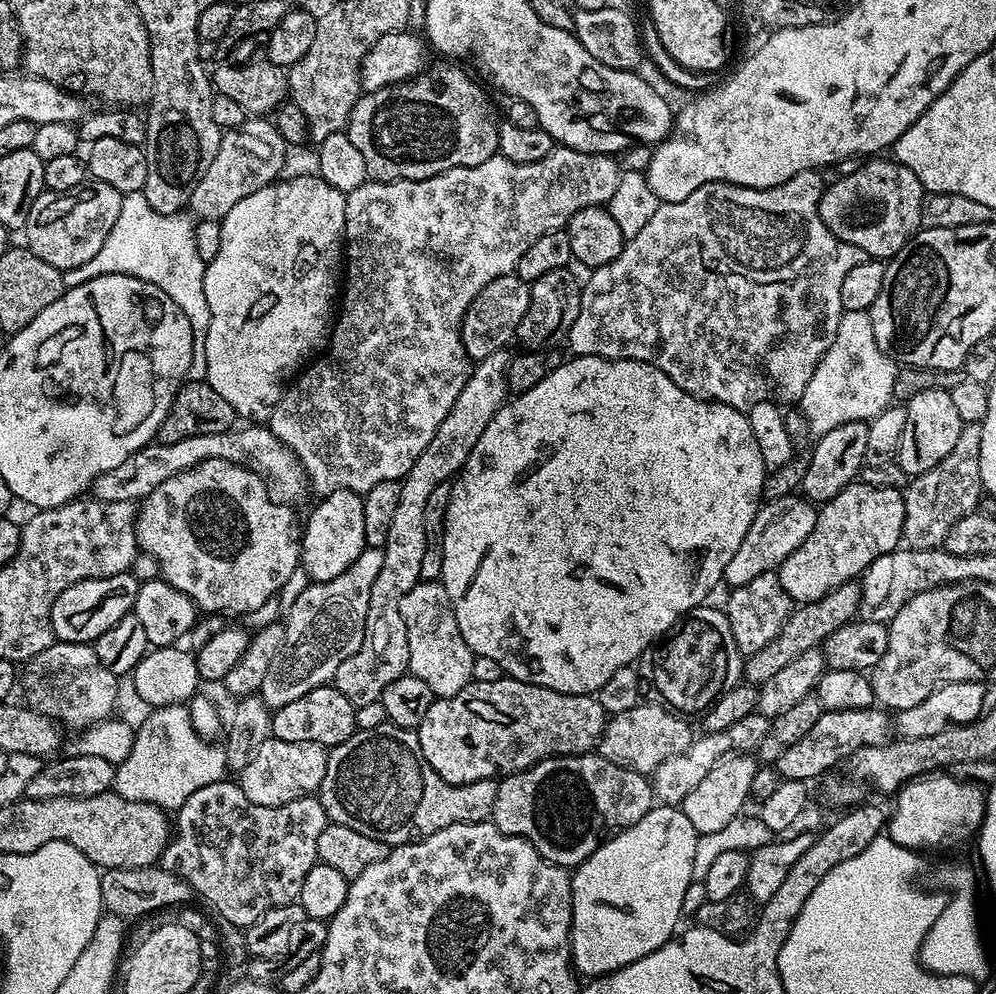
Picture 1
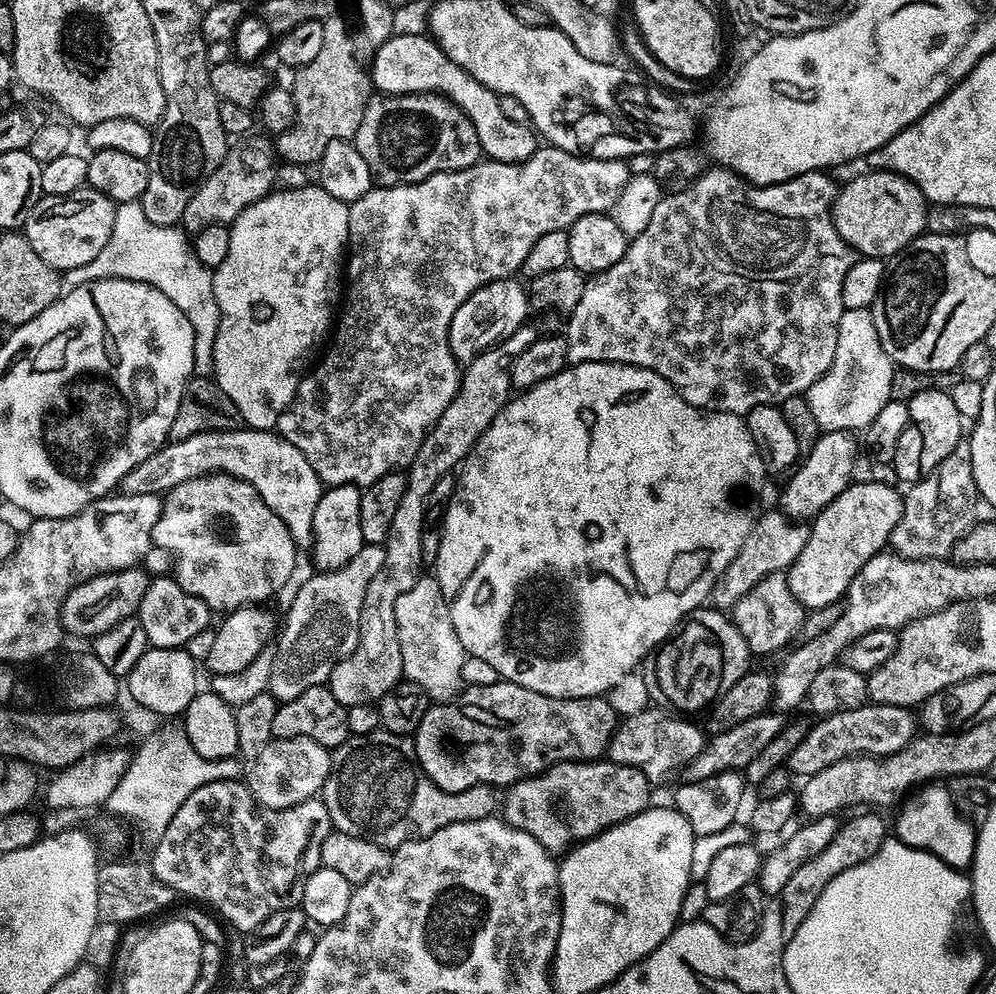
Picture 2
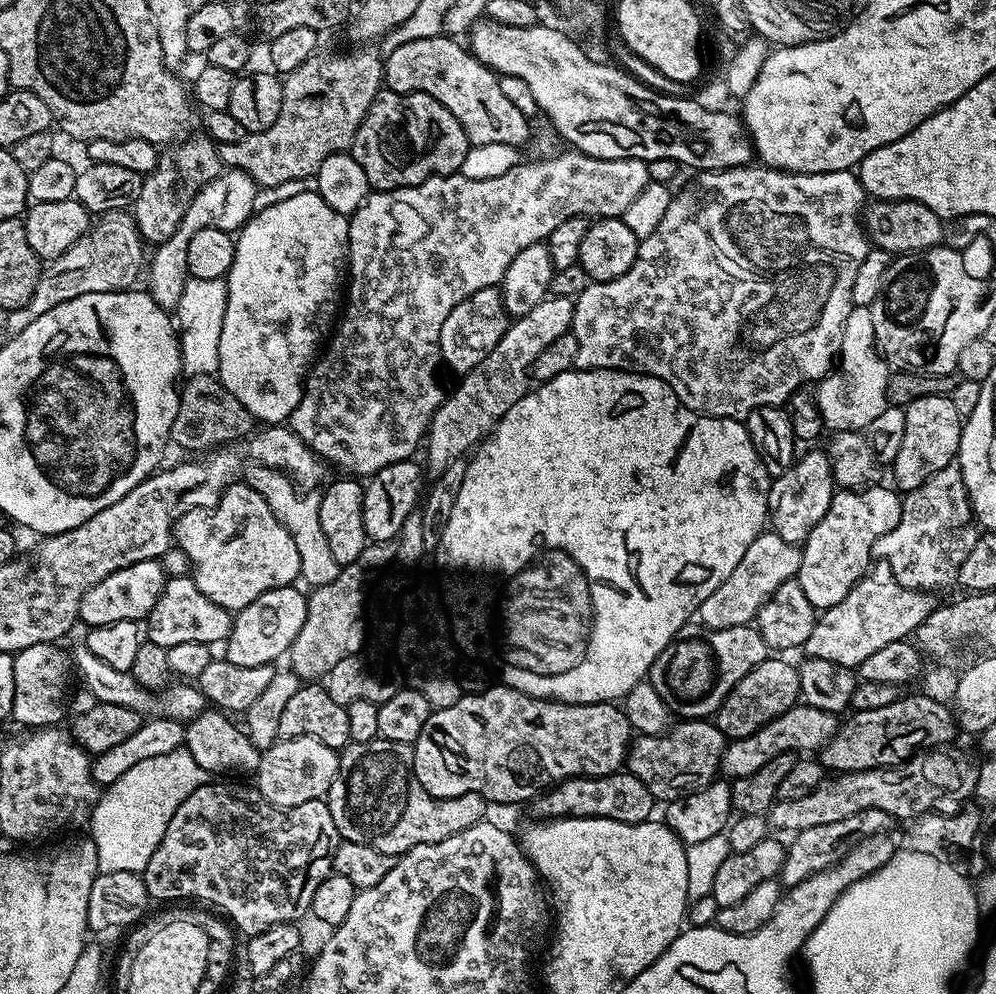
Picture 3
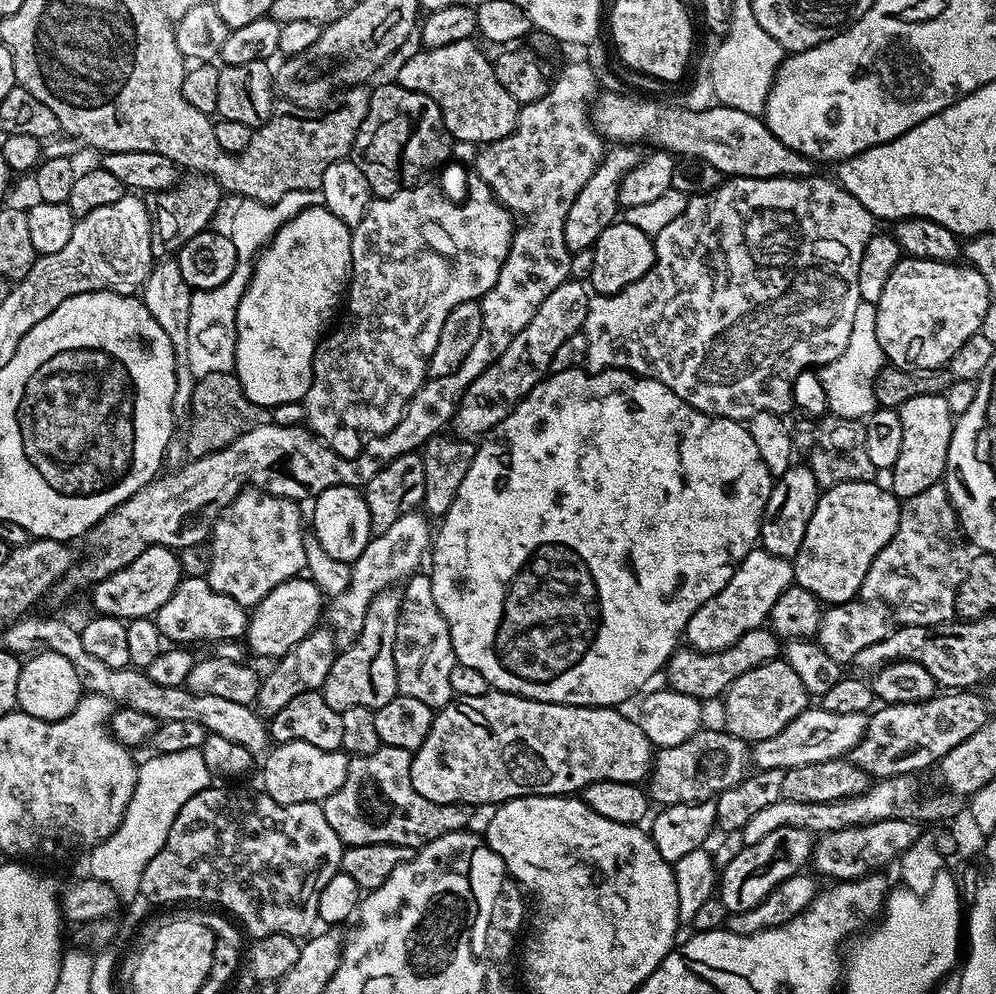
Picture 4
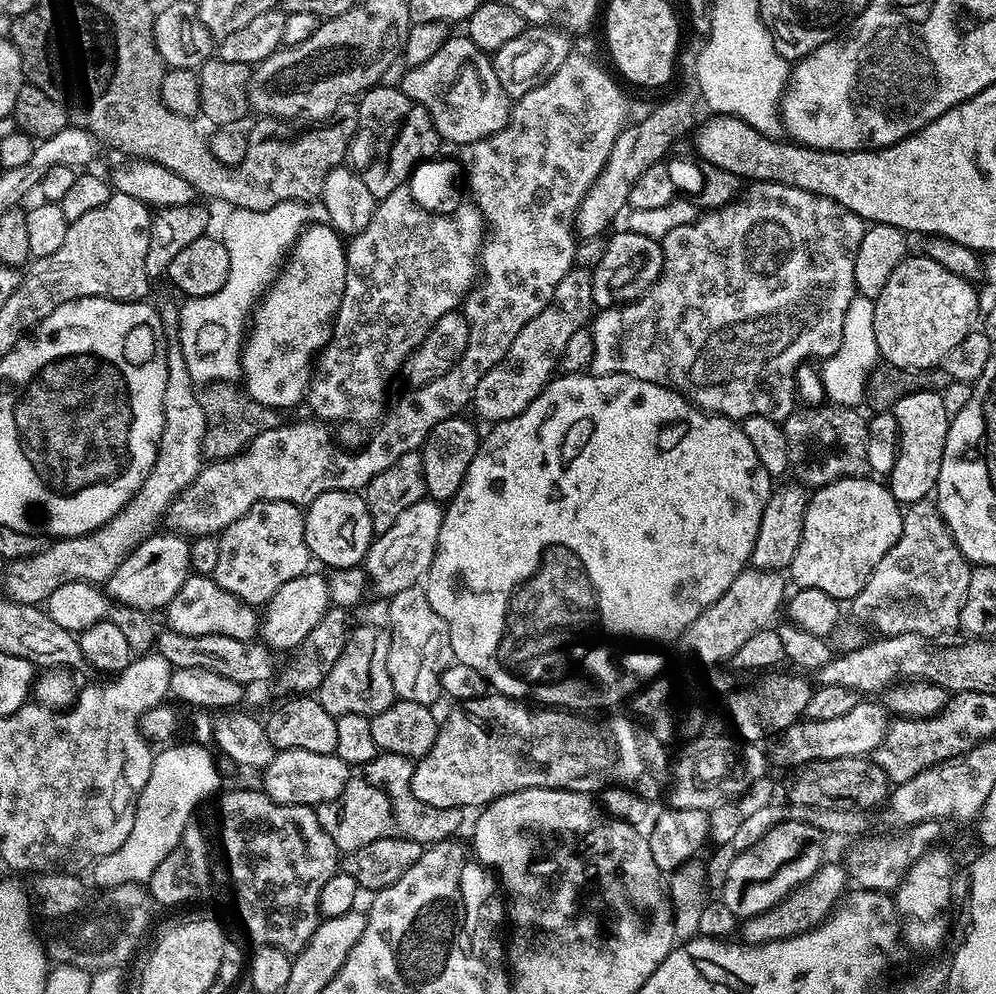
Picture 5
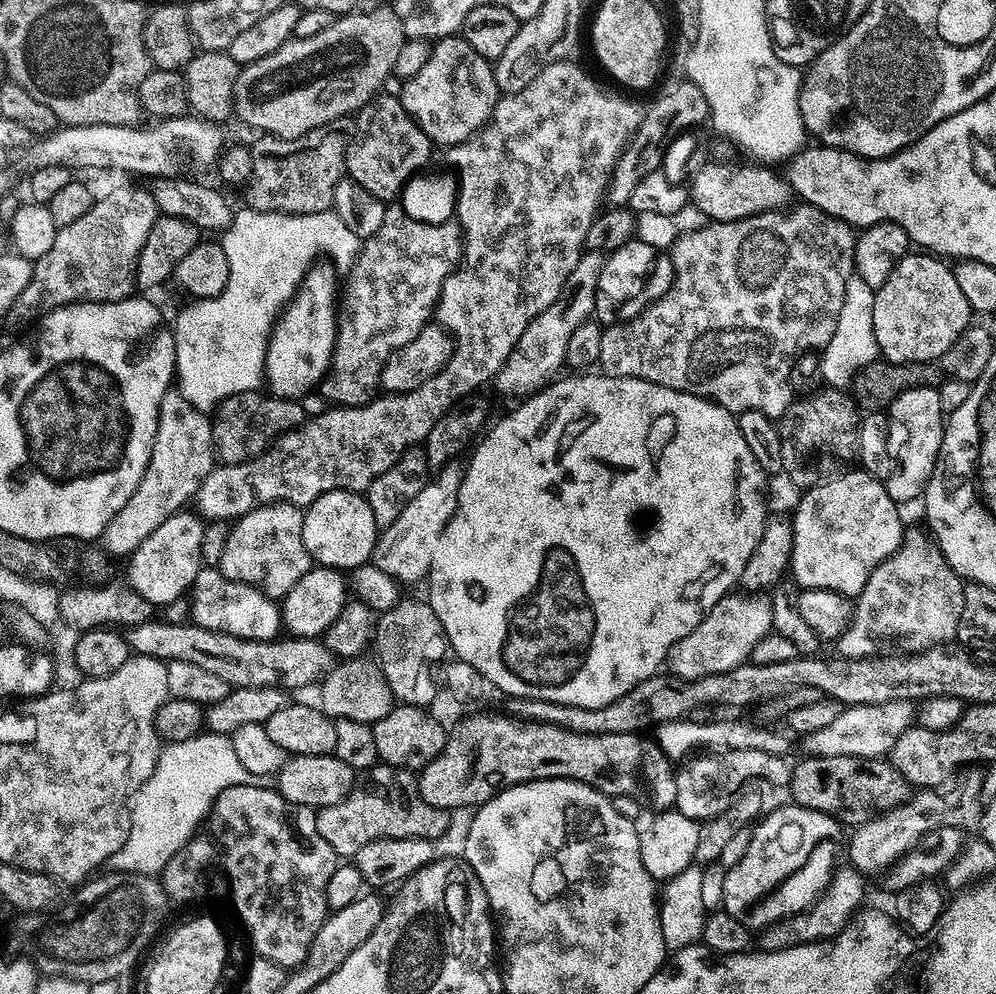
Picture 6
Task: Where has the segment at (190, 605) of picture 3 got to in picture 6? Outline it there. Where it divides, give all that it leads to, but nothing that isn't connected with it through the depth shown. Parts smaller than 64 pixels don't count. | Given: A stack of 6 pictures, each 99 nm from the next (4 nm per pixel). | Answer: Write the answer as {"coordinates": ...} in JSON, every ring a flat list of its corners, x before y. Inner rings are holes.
{"coordinates":[[204,566,190,589,191,619,199,628,225,632,243,640,275,640,282,632,282,608,255,584,234,582,221,574,219,567]]}

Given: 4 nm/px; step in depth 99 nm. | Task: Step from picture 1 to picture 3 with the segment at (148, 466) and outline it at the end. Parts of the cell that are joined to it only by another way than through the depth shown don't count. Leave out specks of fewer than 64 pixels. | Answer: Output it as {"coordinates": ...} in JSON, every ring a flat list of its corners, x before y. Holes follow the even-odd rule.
{"coordinates":[[259,462,251,466,253,468,243,469,243,483,249,484,255,492,262,494,262,498,266,498,266,506,270,506,274,518,278,518,278,522,286,526,286,534,294,538,294,547,298,549,298,562,300,563,299,579,305,580,309,589,332,582,340,573,342,565,338,562,338,558,334,558,326,534,322,530,321,493,316,490,301,490,293,484,289,476,284,475,277,468,267,468,265,464]]}

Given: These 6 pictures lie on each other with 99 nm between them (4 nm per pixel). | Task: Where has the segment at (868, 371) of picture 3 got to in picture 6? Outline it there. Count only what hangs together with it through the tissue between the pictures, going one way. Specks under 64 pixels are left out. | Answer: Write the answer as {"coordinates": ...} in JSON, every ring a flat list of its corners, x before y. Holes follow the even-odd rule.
{"coordinates":[[853,276,846,282,846,296,842,298,842,310,838,310,838,324,830,342,819,353,819,375,830,388,847,389,860,371,880,356,880,347,874,338,874,289,866,286,862,278]]}

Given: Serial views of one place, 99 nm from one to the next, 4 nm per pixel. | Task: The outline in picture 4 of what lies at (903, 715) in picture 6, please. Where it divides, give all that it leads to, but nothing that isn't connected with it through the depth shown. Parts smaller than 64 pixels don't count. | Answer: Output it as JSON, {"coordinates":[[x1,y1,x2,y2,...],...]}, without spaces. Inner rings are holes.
{"coordinates":[[809,706,772,738,753,743,750,760,759,770,778,770,794,766,810,766,810,762,826,762,847,757,852,747,864,737,868,729,865,714,830,714,830,710]]}

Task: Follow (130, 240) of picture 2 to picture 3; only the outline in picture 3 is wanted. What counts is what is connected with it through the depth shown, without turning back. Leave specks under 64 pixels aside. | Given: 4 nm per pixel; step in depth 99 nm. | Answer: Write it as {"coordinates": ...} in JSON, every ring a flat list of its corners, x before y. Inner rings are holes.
{"coordinates":[[191,278,190,286,182,290,182,298,178,298,174,316,178,321,180,337,180,367,185,377,206,376,210,370,216,368,216,349,218,338,222,338,222,322,226,318,227,301,227,279]]}

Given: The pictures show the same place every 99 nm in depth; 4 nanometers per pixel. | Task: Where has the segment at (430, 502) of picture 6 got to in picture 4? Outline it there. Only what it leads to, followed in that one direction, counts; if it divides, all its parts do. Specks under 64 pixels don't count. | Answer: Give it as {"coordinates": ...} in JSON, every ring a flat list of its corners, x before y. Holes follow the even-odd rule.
{"coordinates":[[419,511,408,512,402,518,398,518,398,522,394,522,394,526,386,530,386,534,373,536,366,550,362,550,362,554,358,554,358,558,352,561,350,586,346,586,342,594,331,597,326,604,326,624,341,649,350,647,358,638,362,630,362,622,366,618,366,610,372,599,382,590,407,580,419,569,416,567,419,566,420,559,423,556,425,559,430,548,428,523,430,520,427,515]]}

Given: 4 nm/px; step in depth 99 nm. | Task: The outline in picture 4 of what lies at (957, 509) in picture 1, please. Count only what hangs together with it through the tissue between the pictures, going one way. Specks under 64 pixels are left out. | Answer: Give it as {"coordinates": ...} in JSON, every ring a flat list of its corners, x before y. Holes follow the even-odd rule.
{"coordinates":[[943,483,935,484,930,486,930,490,922,490,922,494,914,494,914,498,901,503,898,530,894,530,894,538,890,538,890,542,878,550,874,562,870,562,870,570,866,570,866,578,860,587,860,596,887,604,894,613,895,623,900,626,909,624,932,628,936,624,949,623,956,616,958,586,962,586,962,578,966,578,972,558,970,545,950,502,950,494]]}

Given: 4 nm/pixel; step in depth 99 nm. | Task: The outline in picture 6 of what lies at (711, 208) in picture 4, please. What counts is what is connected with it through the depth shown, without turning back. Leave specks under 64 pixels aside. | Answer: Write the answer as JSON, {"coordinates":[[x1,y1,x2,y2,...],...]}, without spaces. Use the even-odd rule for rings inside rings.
{"coordinates":[[793,207,791,210,763,212,757,216,742,218,741,220,708,222,703,228,699,228,686,236,681,236,670,249,672,258,670,290,661,300,654,301,644,313,636,316,635,319,604,328,599,371,606,376,642,378,646,382,654,382,658,386,666,386,670,390,702,396,705,400,713,400,715,404,720,404,727,412,733,414,758,410,767,416,779,418,794,399,792,379,796,367,796,357,803,352,823,350,826,342,830,342,830,337,834,334,834,326,838,324,838,310,842,310,842,298,846,296,846,282,854,274,852,263,854,262,857,233,854,231,853,225,827,216,825,212,817,208,800,207,804,208]]}

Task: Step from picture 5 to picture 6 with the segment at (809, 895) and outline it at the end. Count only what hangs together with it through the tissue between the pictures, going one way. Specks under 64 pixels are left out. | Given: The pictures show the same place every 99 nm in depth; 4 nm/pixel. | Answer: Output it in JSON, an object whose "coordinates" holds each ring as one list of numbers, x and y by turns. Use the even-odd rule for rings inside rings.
{"coordinates":[[844,866,833,875,827,891,820,896,819,900,805,912,797,916,781,920,771,927,763,929,758,936,758,948,762,952,777,952,778,950,790,950,794,946,803,944,819,944,831,942,849,927,852,915,861,911,860,903,864,900,865,877,861,876,855,868]]}

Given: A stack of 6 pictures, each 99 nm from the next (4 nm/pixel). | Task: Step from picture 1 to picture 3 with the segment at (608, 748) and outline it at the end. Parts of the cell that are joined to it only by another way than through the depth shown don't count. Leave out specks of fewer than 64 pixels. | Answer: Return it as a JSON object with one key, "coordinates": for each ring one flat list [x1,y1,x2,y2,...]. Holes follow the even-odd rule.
{"coordinates":[[684,718,660,735,637,735,628,746,626,768,646,786,646,790,650,790,653,801,677,800,702,790,717,779,725,743,725,736,711,719]]}

